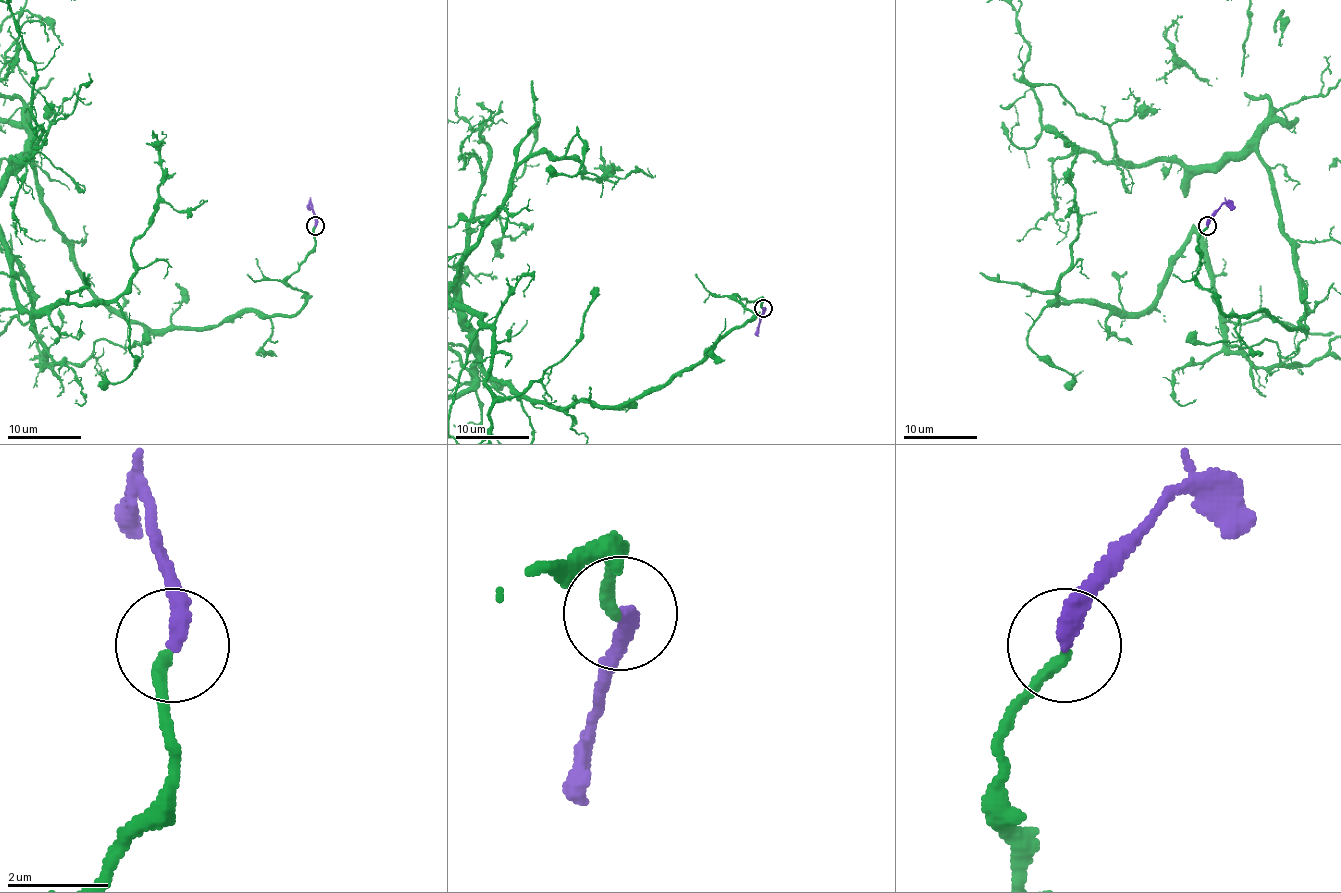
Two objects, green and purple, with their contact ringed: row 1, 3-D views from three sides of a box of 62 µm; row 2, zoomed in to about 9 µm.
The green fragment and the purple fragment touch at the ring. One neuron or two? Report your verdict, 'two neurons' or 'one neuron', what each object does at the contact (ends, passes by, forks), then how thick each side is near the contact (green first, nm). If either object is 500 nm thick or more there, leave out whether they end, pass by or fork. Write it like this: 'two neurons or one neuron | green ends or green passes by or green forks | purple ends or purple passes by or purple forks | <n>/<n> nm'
one neuron | green ends | purple ends | 240/360 nm

